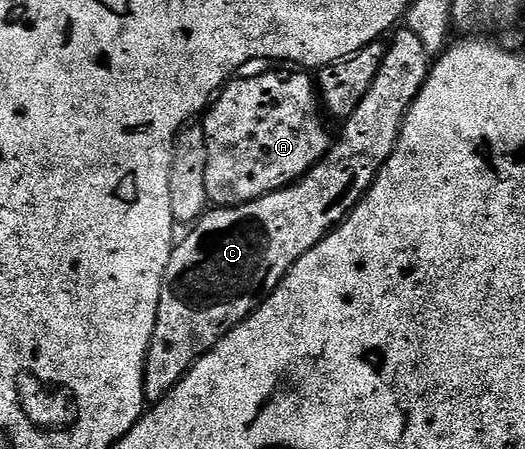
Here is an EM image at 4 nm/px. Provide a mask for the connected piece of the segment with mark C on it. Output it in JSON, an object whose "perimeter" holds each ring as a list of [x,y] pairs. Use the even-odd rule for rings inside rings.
{"perimeter":[[[399,27],[386,44],[384,62],[380,62],[380,74],[376,74],[376,82],[372,82],[360,106],[356,106],[356,110],[346,117],[341,125],[342,133],[339,136],[337,133],[320,163],[312,166],[312,170],[287,188],[231,208],[211,207],[187,231],[191,232],[175,243],[162,279],[156,326],[152,330],[146,355],[144,394],[147,401],[163,400],[174,389],[176,382],[182,380],[184,373],[206,352],[212,351],[241,320],[249,318],[264,297],[280,286],[288,270],[292,270],[292,266],[296,266],[296,262],[304,258],[308,250],[312,250],[328,233],[334,231],[362,201],[362,195],[373,186],[378,171],[394,153],[404,118],[428,78],[431,63],[432,55],[424,48],[420,38],[408,27]]]}

